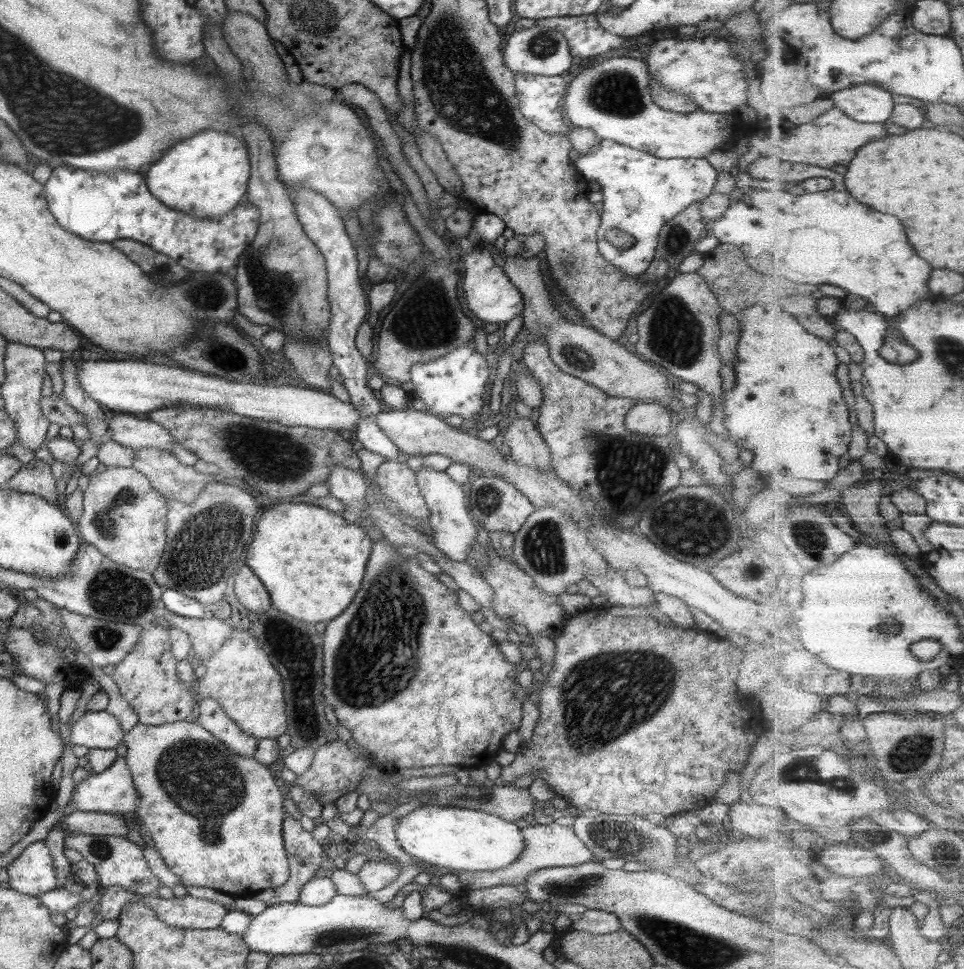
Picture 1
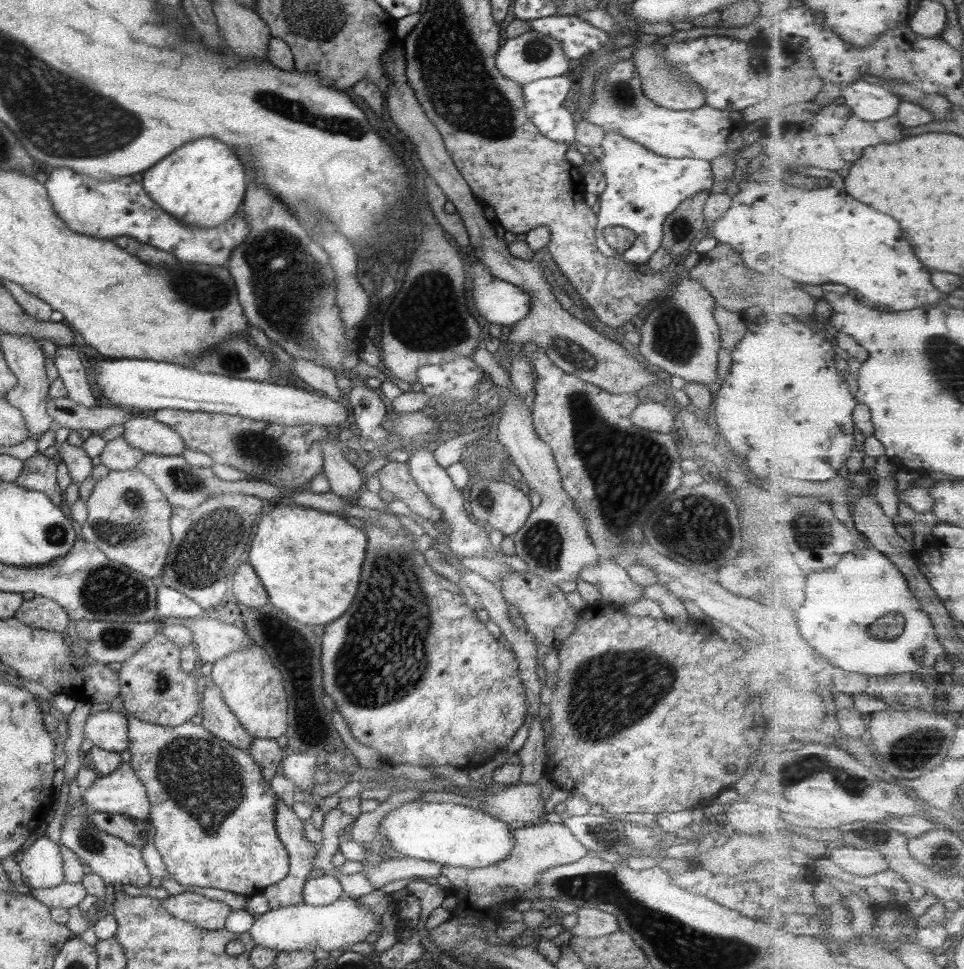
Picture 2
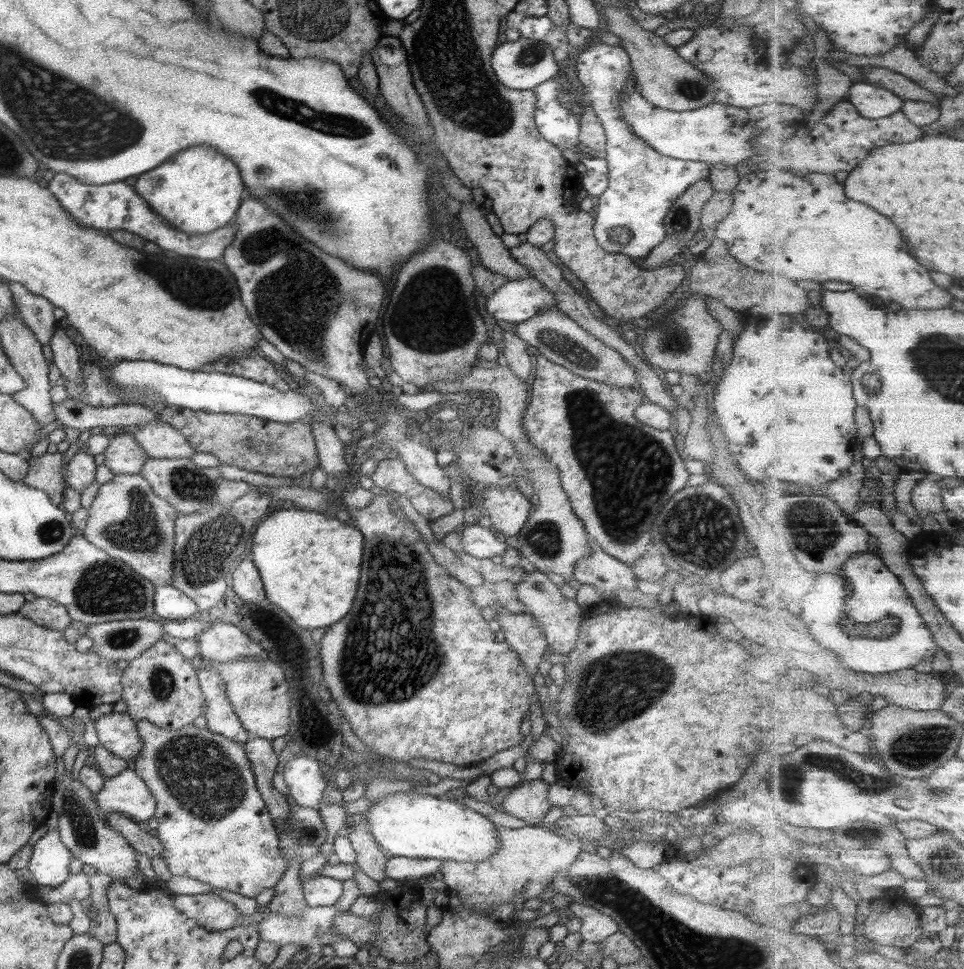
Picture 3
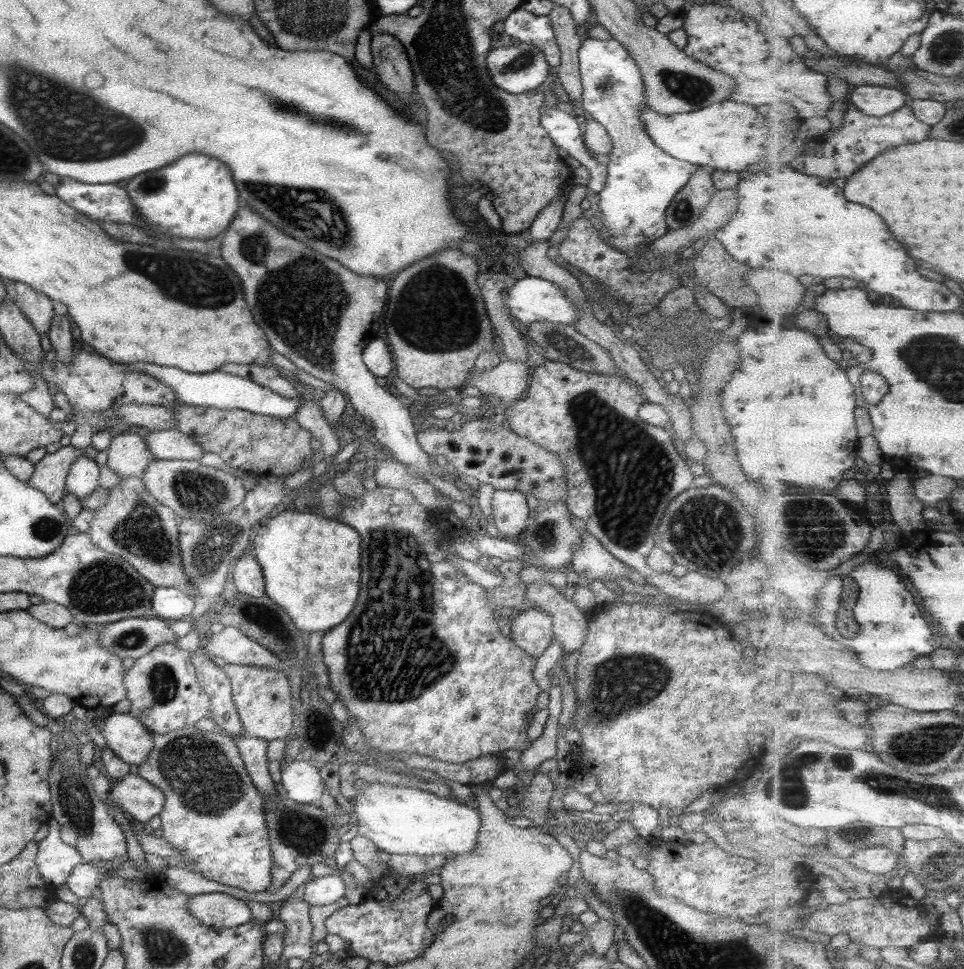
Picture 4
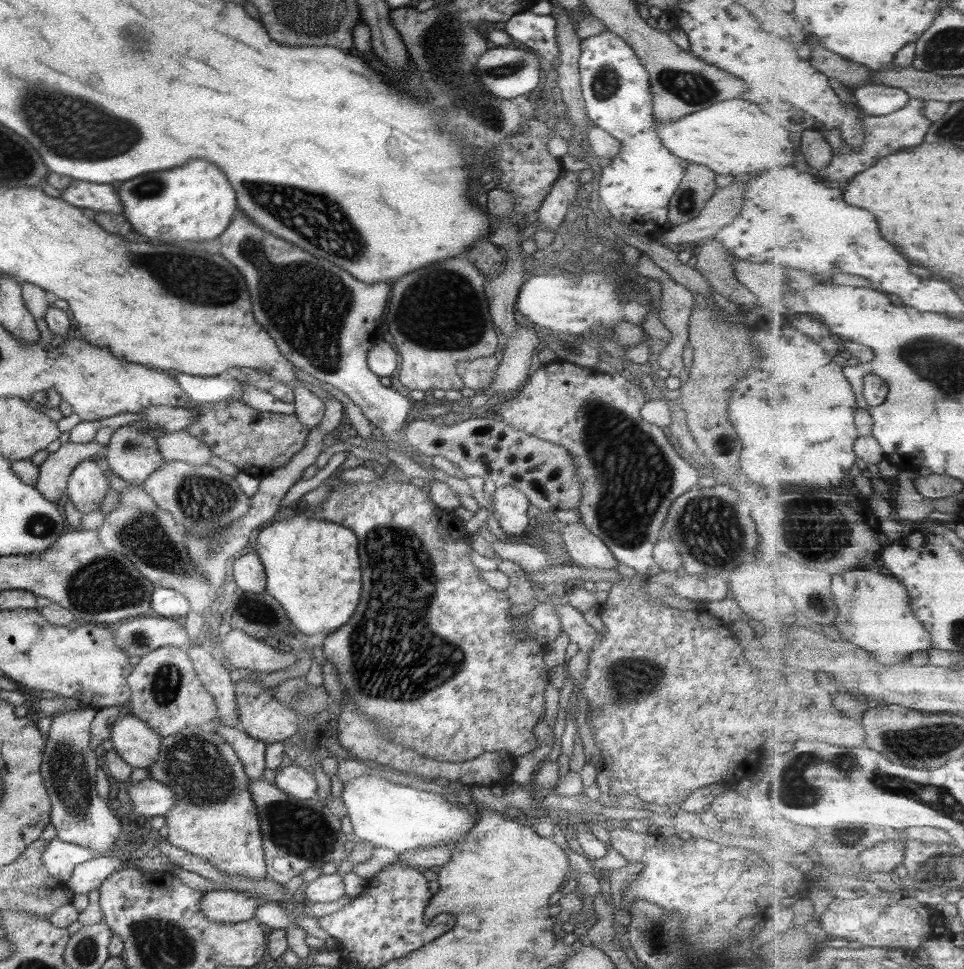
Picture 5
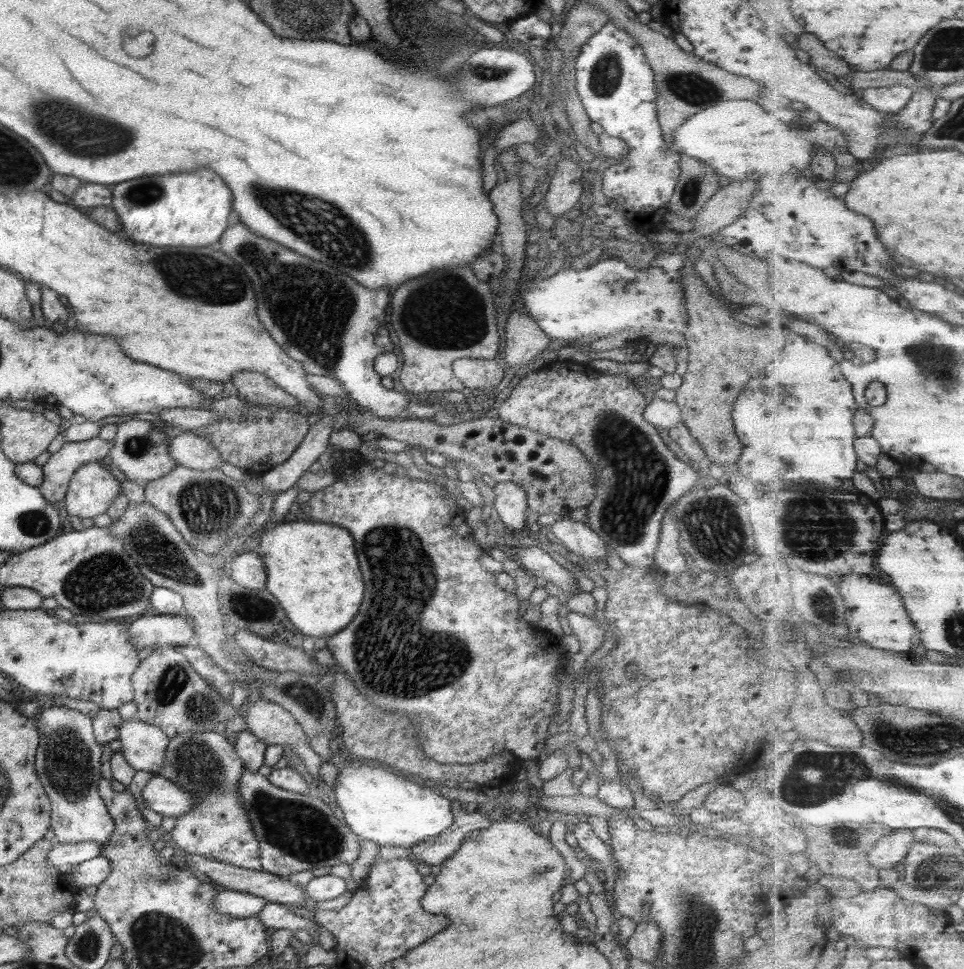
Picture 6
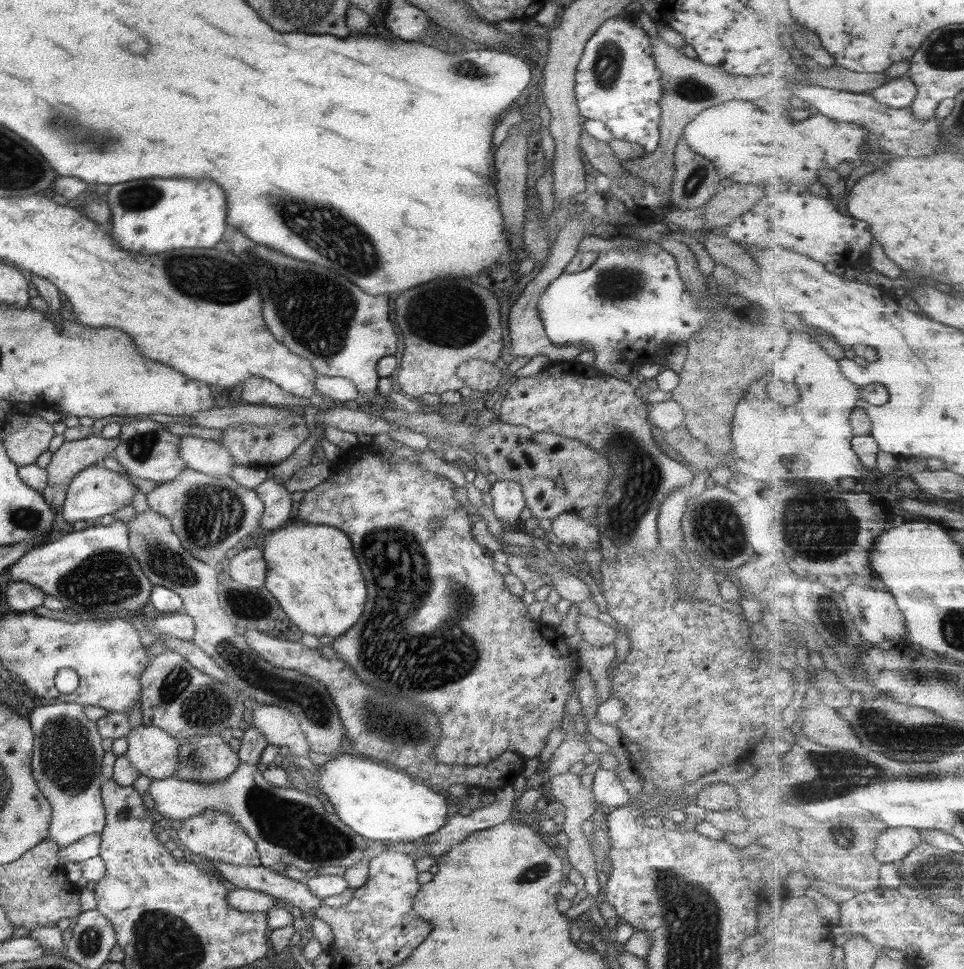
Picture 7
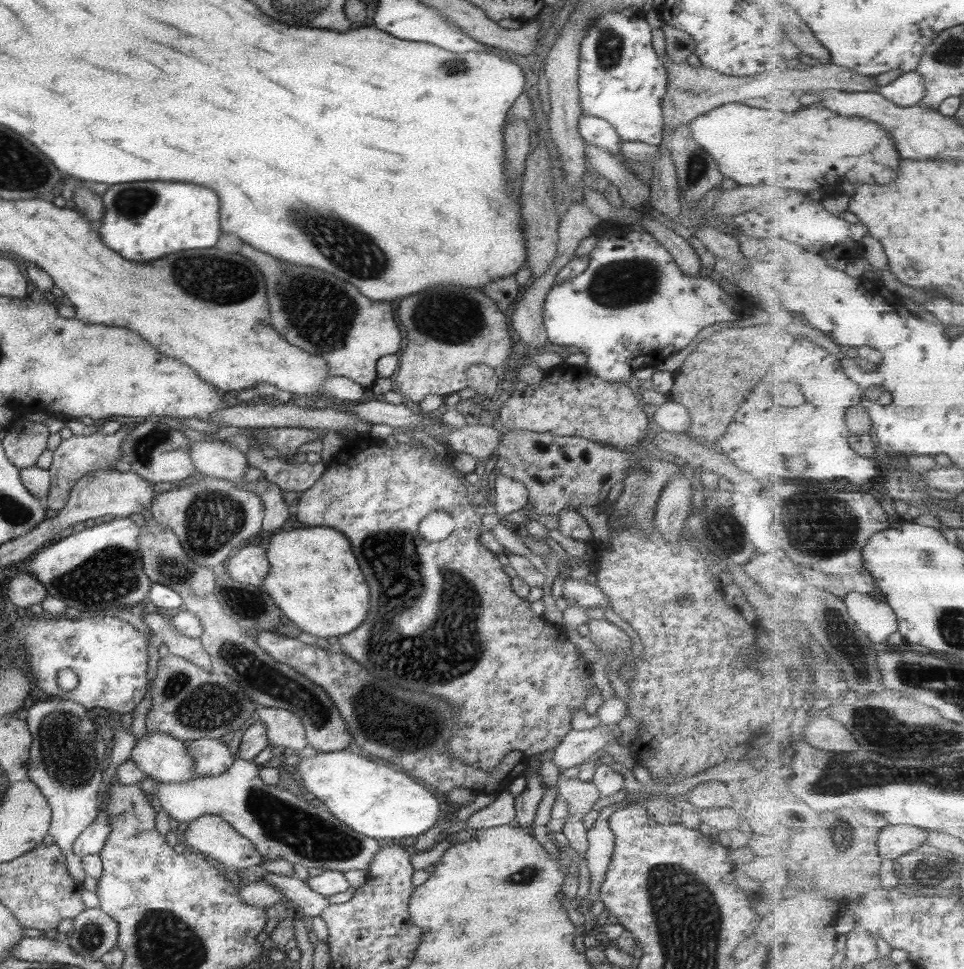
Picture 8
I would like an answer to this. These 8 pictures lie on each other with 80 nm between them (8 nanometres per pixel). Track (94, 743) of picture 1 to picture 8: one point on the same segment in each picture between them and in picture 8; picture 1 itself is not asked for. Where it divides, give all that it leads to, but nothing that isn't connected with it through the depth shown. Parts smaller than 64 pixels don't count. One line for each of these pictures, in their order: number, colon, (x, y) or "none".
2: (108, 730)
3: (116, 731)
4: (129, 740)
5: (133, 740)
6: (143, 746)
7: (151, 751)
8: (162, 758)

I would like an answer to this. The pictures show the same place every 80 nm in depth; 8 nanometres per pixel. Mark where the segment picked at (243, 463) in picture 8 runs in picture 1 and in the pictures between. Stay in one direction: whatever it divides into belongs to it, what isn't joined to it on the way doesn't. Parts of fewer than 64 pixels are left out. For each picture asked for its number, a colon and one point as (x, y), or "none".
1: (128, 430)
2: (145, 434)
3: (158, 440)
4: (166, 444)
5: (180, 446)
6: (188, 450)
7: (209, 457)

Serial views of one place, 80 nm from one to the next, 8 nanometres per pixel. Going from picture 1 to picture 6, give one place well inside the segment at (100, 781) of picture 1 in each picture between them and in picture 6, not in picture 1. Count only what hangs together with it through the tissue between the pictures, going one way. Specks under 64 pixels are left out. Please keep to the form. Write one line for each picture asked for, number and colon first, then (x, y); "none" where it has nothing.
2: (120, 792)
3: (126, 793)
4: (134, 795)
5: (149, 797)
6: (161, 795)

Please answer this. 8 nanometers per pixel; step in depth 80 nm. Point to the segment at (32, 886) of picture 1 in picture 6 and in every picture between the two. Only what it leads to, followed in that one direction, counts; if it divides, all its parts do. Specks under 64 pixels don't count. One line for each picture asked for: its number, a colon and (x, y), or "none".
2: (41, 864)
3: (49, 865)
4: (54, 860)
5: (59, 858)
6: (63, 858)

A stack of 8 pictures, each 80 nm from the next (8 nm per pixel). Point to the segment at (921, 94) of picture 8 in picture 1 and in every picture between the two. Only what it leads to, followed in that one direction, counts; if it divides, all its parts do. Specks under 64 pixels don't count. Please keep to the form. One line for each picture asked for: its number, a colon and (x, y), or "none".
1: (868, 103)
2: (868, 99)
3: (875, 102)
4: (878, 101)
5: (876, 100)
6: (891, 99)
7: (901, 92)

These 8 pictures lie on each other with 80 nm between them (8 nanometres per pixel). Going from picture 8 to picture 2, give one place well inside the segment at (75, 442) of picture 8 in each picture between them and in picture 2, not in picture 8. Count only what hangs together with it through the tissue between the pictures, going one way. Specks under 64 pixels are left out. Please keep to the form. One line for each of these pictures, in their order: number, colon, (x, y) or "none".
2: (38, 473)
3: (44, 473)
4: (49, 475)
5: (54, 471)
6: (56, 473)
7: (72, 457)

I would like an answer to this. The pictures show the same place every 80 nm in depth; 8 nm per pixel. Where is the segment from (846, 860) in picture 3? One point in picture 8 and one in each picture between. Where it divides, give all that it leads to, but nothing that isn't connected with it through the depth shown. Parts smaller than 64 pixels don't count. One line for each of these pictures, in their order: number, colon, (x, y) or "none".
4: (879, 860)
5: (886, 856)
6: (890, 850)
7: (896, 843)
8: (895, 841)

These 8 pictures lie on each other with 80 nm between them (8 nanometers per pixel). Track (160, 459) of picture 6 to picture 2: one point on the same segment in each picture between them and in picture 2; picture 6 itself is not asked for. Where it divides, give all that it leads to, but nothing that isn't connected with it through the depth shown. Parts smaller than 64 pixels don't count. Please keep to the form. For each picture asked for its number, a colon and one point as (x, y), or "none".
2: (118, 454)
3: (123, 455)
4: (127, 455)
5: (131, 454)

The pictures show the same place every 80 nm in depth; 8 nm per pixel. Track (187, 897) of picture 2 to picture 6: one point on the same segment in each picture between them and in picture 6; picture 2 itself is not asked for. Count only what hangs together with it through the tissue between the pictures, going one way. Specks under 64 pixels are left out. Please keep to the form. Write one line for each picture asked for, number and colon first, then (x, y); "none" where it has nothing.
3: (210, 912)
4: (215, 910)
5: (221, 906)
6: (230, 903)

